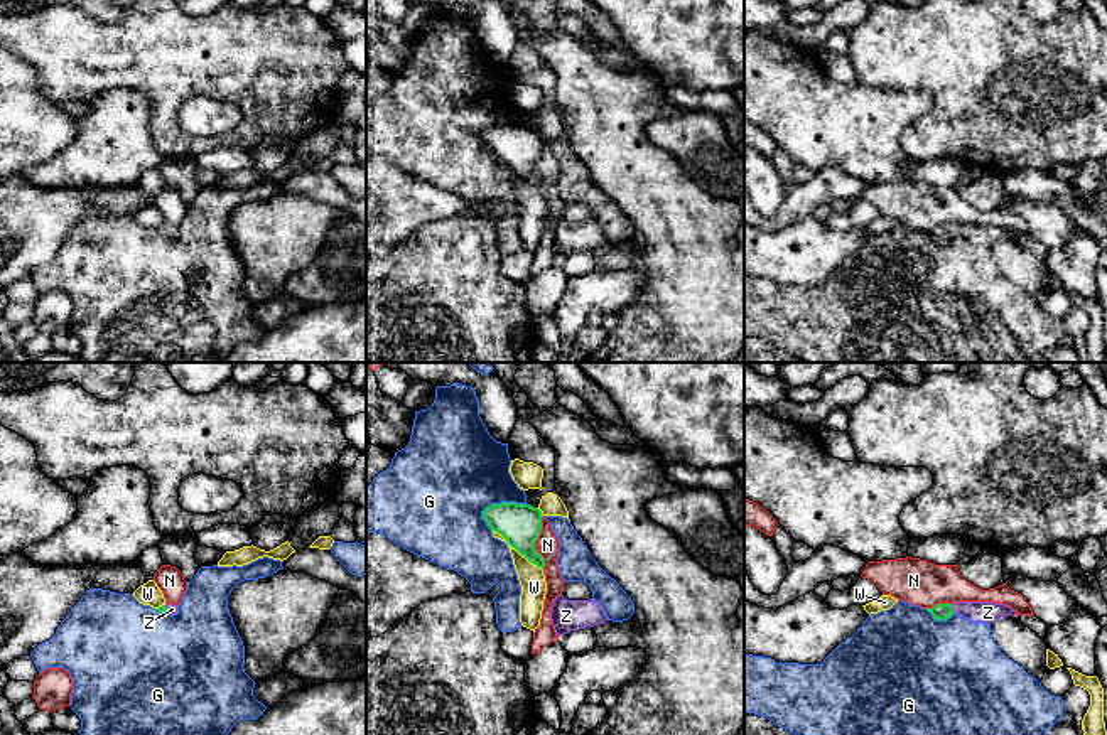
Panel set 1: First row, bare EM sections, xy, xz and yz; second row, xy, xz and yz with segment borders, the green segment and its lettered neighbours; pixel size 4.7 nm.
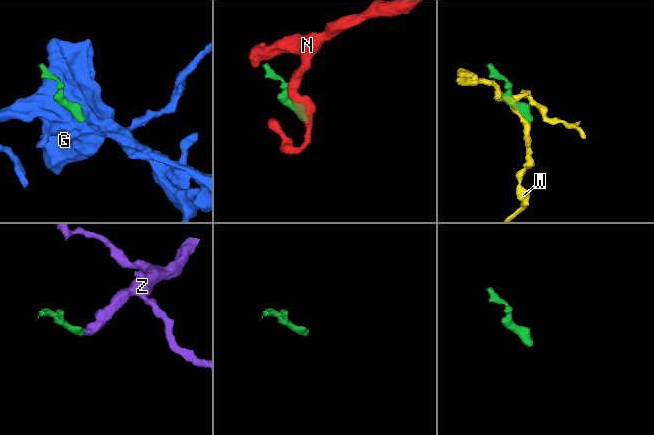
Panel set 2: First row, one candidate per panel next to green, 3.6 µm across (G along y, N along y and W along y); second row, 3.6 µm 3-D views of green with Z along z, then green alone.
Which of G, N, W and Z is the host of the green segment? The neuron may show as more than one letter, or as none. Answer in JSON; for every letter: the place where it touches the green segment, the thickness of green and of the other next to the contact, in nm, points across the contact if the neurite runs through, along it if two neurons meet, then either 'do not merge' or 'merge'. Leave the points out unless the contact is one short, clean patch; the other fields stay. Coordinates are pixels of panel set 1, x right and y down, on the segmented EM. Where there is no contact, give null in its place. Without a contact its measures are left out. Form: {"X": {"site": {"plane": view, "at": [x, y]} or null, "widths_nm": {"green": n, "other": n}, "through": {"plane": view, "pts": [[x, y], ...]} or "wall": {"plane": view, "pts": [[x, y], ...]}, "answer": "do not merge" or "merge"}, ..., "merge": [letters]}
{"G": {"site": {"plane": "xz", "at": [502, 503]}, "widths_nm": {"green": 200, "other": 420}, "answer": "do not merge"}, "N": {"site": {"plane": "xz", "at": [534, 543]}, "widths_nm": {"green": 200, "other": 110}, "answer": "do not merge"}, "W": {"site": {"plane": "xz", "at": [518, 552]}, "widths_nm": {"green": 200, "other": 130}, "answer": "do not merge"}, "Z": {"site": {"plane": "yz", "at": [950, 609]}, "widths_nm": {"green": 80, "other": 100}, "through": {"plane": "yz", "pts": [[940, 611], [950, 609], [988, 612]]}, "answer": "merge"}, "merge": ["Z"]}

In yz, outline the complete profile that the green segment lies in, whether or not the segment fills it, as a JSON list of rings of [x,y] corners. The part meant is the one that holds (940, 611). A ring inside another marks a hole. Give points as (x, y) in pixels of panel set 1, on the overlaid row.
[[[957,602],[953,605],[937,604],[935,607],[926,610],[933,615],[935,620],[947,620],[953,614],[958,614],[972,622],[984,622],[987,625],[1001,617],[1016,617],[1016,612],[1011,607],[994,602]]]

